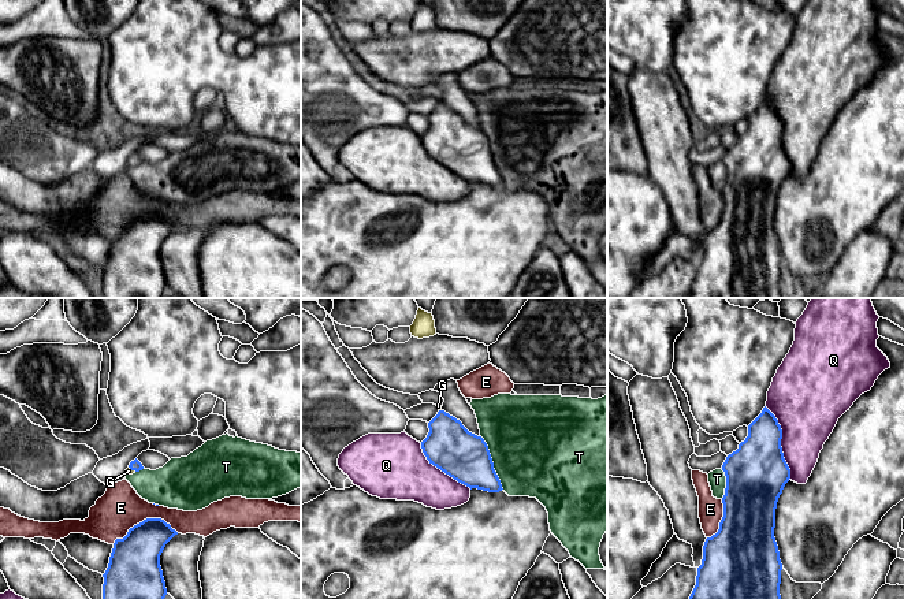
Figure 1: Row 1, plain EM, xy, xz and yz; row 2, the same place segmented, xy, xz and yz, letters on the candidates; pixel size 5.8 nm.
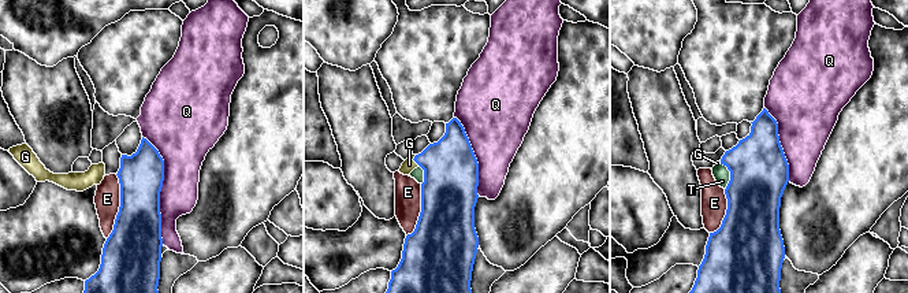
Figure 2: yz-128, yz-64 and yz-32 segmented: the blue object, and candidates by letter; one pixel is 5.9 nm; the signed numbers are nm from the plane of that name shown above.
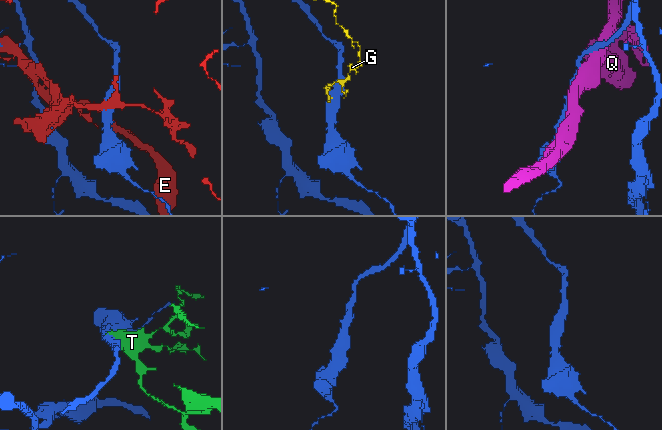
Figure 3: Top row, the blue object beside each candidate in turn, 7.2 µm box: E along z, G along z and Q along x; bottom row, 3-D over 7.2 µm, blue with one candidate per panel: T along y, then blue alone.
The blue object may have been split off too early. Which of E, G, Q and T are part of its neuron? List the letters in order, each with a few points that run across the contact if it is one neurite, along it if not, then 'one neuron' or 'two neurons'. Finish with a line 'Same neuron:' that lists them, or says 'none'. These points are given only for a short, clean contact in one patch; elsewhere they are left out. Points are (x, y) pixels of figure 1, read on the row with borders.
E: two neurons
G: line xy (136, 465), (133, 469), (129, 471); one neuron
Q: two neurons
T: two neurons
Same neuron: G

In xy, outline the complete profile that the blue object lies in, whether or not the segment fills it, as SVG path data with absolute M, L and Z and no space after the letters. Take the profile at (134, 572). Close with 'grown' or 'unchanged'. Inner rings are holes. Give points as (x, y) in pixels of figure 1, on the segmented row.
M146 518L129 529L123 539L116 539L109 563L103 574L103 599L164 599L165 581L160 566L160 555L165 544L178 532L161 518Z; unchanged

